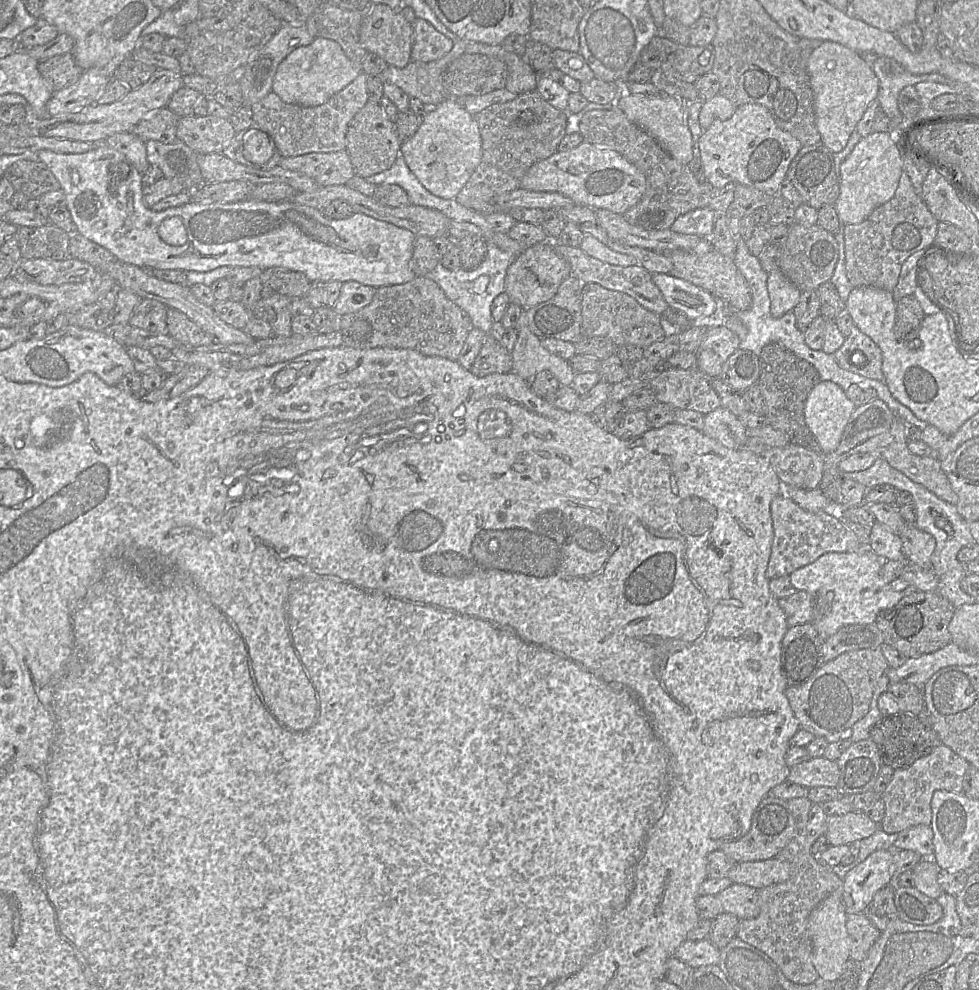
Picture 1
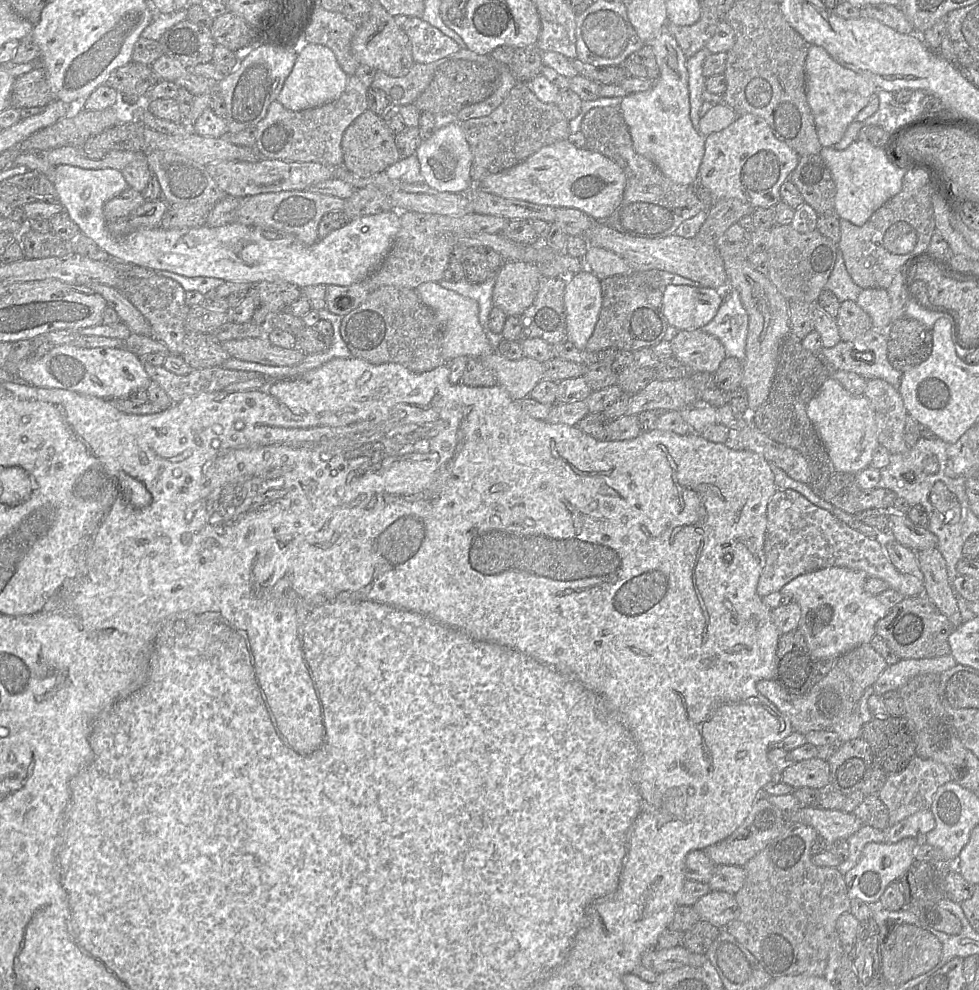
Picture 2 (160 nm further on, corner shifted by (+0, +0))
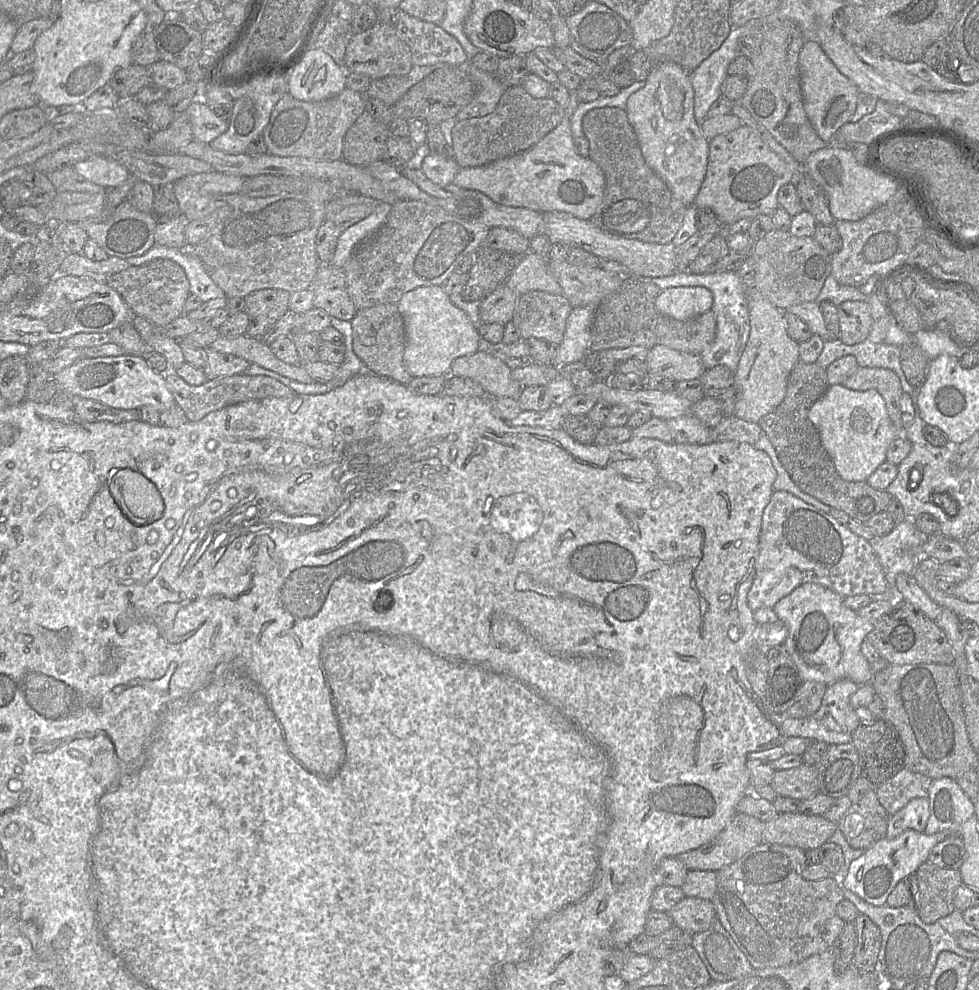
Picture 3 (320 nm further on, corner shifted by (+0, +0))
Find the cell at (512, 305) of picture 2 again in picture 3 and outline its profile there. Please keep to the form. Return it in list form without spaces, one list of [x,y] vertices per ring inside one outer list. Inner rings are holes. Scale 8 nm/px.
[[[506,283],[500,284],[492,293],[481,300],[479,316],[481,323],[505,325],[512,320],[519,295]]]

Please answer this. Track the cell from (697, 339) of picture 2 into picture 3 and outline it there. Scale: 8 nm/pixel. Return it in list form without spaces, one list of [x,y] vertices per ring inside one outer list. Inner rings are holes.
[[[660,344],[649,350],[645,362],[648,373],[675,382],[699,379],[706,371],[700,355],[676,351]]]

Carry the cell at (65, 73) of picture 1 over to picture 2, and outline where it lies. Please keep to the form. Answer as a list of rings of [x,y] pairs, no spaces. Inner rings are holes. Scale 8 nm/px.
[[[42,66],[16,78],[11,93],[11,106],[19,109],[44,107],[52,99],[53,95]]]

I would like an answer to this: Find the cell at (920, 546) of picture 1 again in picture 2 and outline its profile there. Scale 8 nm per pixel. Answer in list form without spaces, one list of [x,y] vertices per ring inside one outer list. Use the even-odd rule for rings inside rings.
[[[937,547],[915,552],[923,574],[924,595],[952,622],[955,629],[963,621],[944,557]]]

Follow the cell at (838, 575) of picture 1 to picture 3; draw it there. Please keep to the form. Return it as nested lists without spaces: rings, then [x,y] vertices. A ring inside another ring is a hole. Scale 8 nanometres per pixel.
[[[804,583],[773,607],[788,629],[784,646],[804,681],[826,685],[848,679],[858,686],[871,682],[870,663],[861,652],[861,644],[874,623],[862,619],[844,605],[844,597],[817,583]]]

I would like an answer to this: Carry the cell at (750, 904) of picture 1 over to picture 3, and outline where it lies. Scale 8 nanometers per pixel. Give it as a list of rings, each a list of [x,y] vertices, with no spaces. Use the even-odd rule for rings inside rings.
[[[685,897],[667,912],[673,924],[692,934],[706,931],[717,918],[716,908],[710,900]]]

